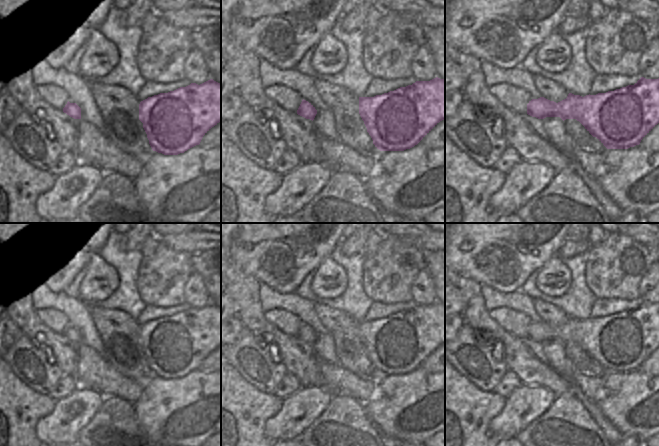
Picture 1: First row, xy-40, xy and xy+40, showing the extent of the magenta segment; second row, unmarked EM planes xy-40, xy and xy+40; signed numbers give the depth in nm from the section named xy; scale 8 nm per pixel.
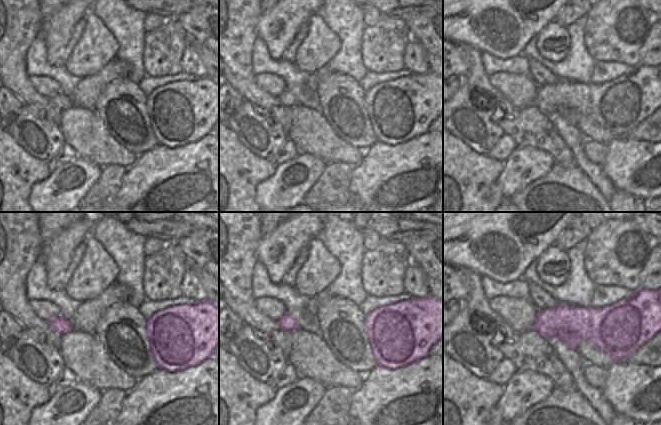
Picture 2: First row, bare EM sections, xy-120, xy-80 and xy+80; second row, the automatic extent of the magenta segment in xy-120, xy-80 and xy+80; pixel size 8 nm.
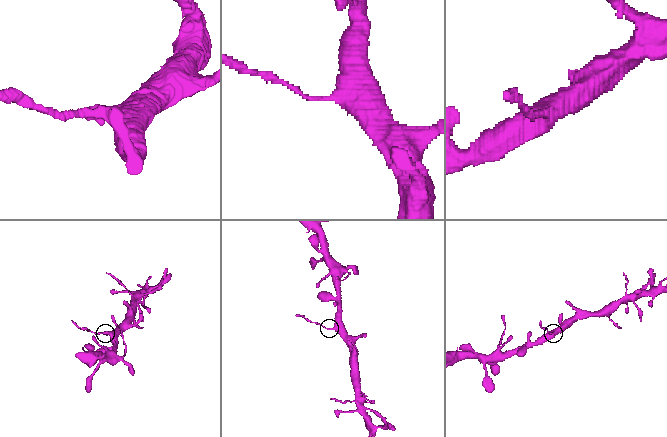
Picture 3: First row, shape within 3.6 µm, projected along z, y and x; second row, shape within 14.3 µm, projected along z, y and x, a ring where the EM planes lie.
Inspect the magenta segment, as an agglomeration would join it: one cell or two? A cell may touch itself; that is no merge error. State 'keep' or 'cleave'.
cleave

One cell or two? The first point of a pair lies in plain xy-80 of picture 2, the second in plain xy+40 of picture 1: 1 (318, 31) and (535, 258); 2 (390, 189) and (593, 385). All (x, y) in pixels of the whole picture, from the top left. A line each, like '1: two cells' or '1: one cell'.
1: two cells
2: two cells

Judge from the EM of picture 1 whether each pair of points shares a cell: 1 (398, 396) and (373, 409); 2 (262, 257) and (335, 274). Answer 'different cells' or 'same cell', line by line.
1: same cell
2: different cells

